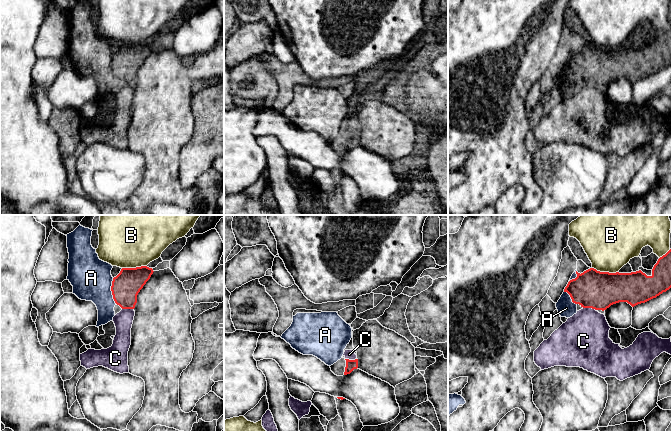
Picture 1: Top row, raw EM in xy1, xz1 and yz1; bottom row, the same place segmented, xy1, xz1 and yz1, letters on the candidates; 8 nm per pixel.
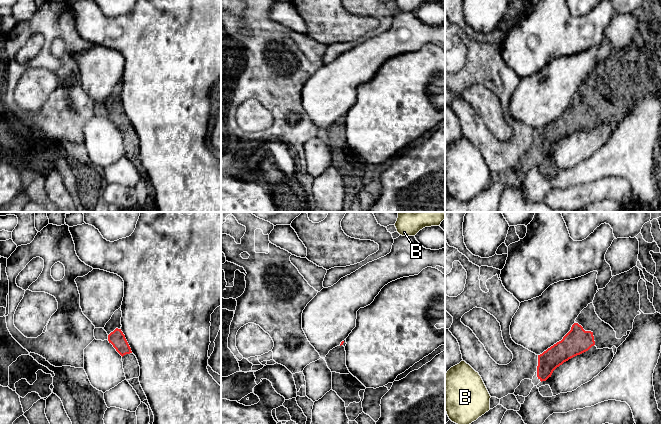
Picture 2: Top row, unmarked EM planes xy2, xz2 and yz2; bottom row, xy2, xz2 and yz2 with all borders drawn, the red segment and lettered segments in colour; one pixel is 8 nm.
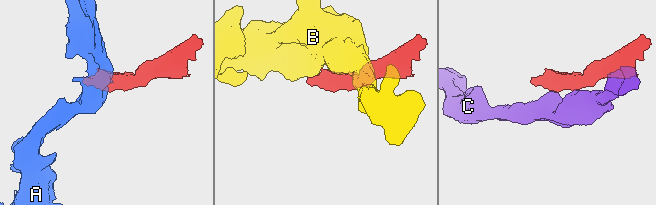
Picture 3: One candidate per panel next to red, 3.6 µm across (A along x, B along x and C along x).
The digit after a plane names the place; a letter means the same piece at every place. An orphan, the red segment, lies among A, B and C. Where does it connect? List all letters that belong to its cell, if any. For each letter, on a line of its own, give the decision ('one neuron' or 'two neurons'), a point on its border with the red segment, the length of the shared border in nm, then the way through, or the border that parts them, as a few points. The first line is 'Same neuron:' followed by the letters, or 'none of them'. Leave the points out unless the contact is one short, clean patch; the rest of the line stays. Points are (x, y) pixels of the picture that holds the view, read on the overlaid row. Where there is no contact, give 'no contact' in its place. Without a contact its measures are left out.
Same neuron: none of them
A: two neurons; contact xy1 (111, 290); length 220 nm; border xy1 (112, 278), (111, 294), (116, 303)
B: two neurons; contact yz1 (605, 272); length 220 nm
C: two neurons; contact yz1 (589, 307); length 110 nm; border yz1 (583, 307), (591, 307), (595, 310)

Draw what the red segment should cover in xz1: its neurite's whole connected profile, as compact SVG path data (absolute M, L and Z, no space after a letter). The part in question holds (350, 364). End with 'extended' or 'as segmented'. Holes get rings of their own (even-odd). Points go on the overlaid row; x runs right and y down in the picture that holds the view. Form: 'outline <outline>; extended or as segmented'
outline M358 359L355 360L346 360L346 367L345 367L345 372L344 375L350 374L354 369L358 368Z; as segmented

